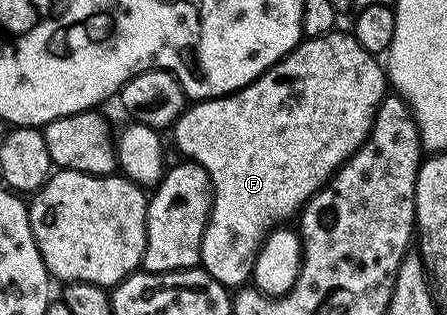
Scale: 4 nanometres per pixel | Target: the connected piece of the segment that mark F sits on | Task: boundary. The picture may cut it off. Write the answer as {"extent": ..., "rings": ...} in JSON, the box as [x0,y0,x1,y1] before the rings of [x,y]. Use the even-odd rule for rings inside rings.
{"extent":[172,29,388,289],"rings":[[[335,29],[328,35],[312,39],[303,38],[302,42],[293,51],[289,51],[279,63],[269,67],[259,79],[253,79],[250,84],[240,88],[239,91],[233,91],[231,95],[221,95],[218,99],[204,99],[187,106],[172,128],[174,143],[186,154],[183,156],[189,162],[198,163],[205,169],[214,190],[210,219],[206,222],[202,238],[201,270],[206,271],[213,279],[220,281],[228,289],[238,289],[249,284],[254,274],[254,260],[258,258],[258,250],[261,249],[267,235],[279,225],[285,224],[282,223],[285,219],[292,218],[293,220],[305,204],[329,182],[334,176],[334,172],[347,159],[352,158],[357,153],[362,142],[370,136],[370,130],[376,117],[376,109],[382,104],[387,94],[388,80],[383,64],[375,56],[368,54],[354,39],[353,34],[346,32],[345,35],[341,29]]]}

